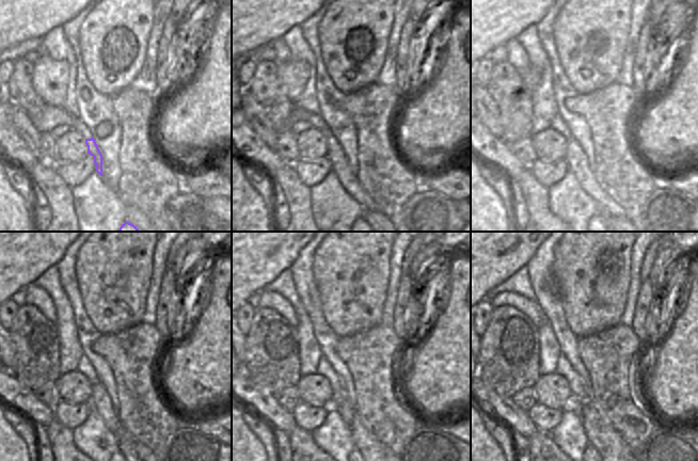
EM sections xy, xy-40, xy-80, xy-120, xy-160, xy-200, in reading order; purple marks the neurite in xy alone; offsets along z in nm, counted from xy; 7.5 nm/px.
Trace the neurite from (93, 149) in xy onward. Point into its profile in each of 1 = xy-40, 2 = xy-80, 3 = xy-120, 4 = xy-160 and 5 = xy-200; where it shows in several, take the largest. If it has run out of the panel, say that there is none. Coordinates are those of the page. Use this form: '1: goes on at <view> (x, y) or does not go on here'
1: goes on at xy-40 (339, 165)
2: goes on at xy-80 (576, 160)
3: goes on at xy-120 (99, 400)
4: goes on at xy-160 (339, 401)
5: goes on at xy-200 (589, 448)

